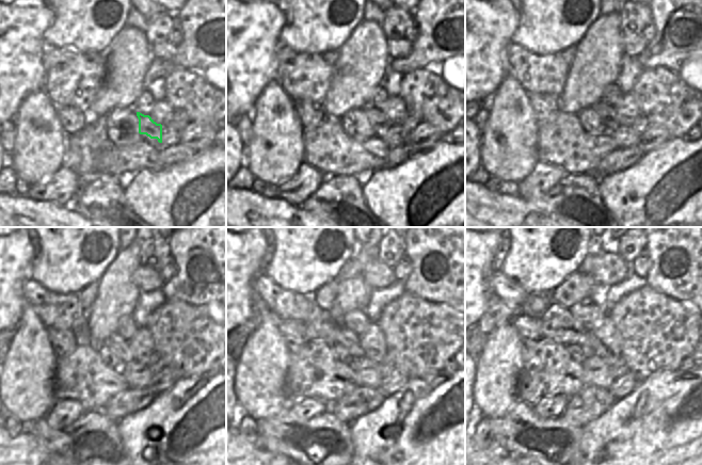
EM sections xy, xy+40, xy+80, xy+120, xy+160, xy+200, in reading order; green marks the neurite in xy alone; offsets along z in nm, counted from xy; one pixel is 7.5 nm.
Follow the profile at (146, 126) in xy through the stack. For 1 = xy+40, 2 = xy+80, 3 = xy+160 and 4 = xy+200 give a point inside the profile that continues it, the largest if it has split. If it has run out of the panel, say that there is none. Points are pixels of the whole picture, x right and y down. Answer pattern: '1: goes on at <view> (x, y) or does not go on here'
1: goes on at xy+40 (380, 124)
2: goes on at xy+80 (607, 113)
3: goes on at xy+160 (320, 326)
4: goes on at xy+200 (558, 325)

